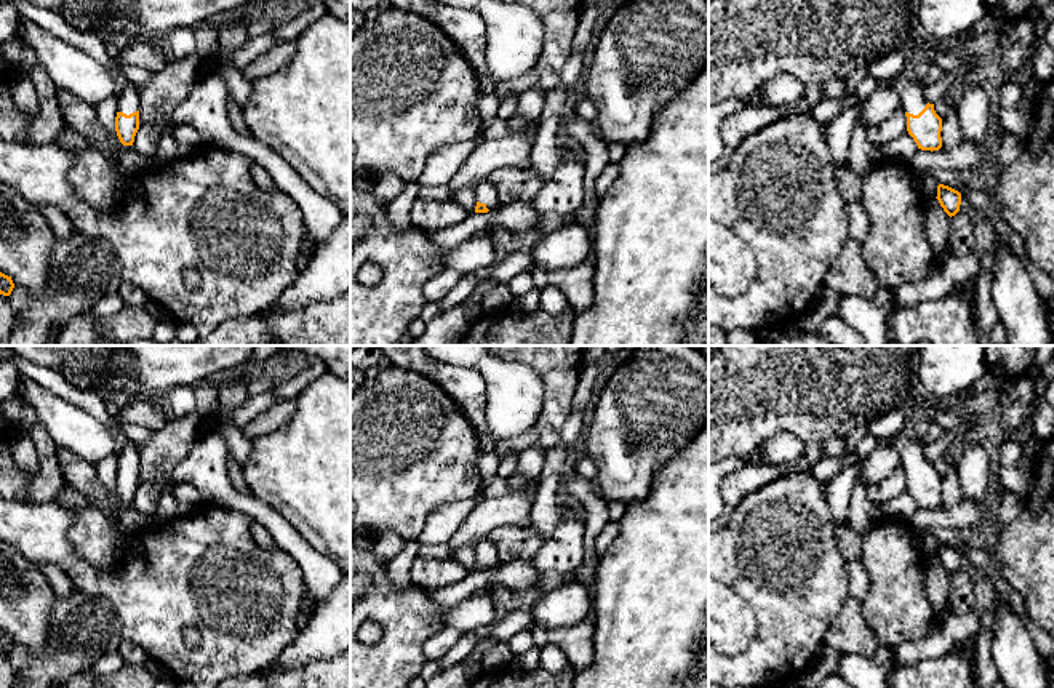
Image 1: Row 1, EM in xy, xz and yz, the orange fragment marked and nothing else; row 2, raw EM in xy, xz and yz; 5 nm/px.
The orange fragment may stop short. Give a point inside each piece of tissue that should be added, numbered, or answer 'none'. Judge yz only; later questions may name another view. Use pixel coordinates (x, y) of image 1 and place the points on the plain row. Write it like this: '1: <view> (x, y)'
1: yz (910, 452)

